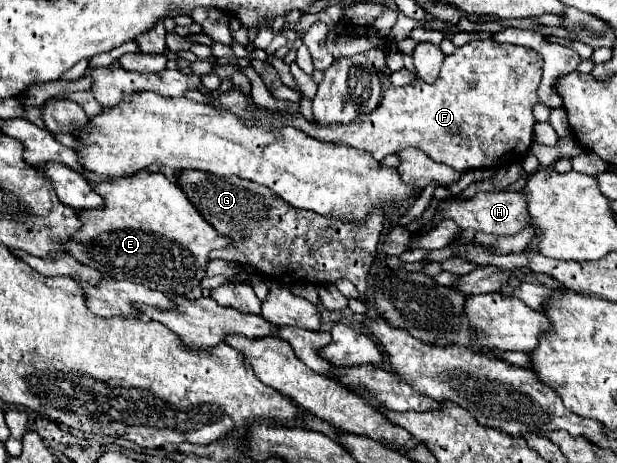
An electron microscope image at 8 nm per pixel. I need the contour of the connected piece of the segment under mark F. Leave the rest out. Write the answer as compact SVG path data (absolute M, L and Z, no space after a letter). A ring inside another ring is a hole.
M485 38L455 48L455 52L445 58L441 74L433 84L415 80L403 88L389 86L375 112L355 118L349 126L311 126L301 114L289 114L287 120L269 116L269 110L265 108L251 110L239 90L217 94L217 108L231 110L247 124L267 128L295 126L321 142L365 150L373 154L375 160L383 160L389 154L413 146L423 150L431 160L447 164L459 172L477 168L497 170L513 162L523 162L523 156L531 148L535 126L531 108L539 102L537 88L541 82L541 66L543 58L535 50Z

